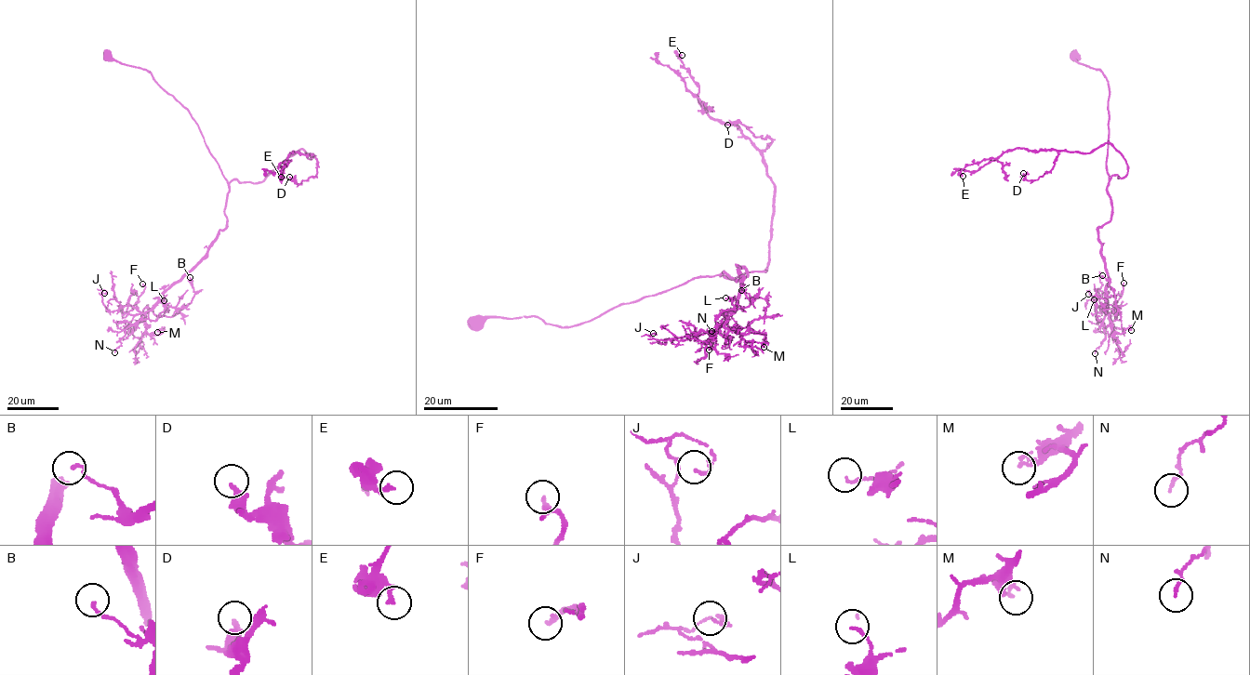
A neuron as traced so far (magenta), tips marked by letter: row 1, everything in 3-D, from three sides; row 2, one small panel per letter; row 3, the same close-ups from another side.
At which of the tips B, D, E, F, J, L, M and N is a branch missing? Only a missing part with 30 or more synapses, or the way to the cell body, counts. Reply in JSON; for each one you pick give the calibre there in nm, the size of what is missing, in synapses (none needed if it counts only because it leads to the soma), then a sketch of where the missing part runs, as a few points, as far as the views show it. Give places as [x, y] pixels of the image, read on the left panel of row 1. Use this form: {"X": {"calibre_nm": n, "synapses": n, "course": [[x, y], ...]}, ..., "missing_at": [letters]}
{"missing_at": []}

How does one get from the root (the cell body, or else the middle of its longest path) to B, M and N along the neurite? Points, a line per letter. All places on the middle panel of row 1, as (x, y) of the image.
B: (474, 323), (570, 327), (694, 278), (747, 277), (738, 266), (727, 325), (744, 328), (768, 304), (741, 290)
M: (474, 323), (570, 327), (694, 278), (747, 277), (738, 266), (724, 325), (765, 334), (764, 347)
N: (474, 323), (537, 316), (570, 327), (694, 278), (738, 280), (744, 268), (736, 306), (714, 339), (711, 331)

